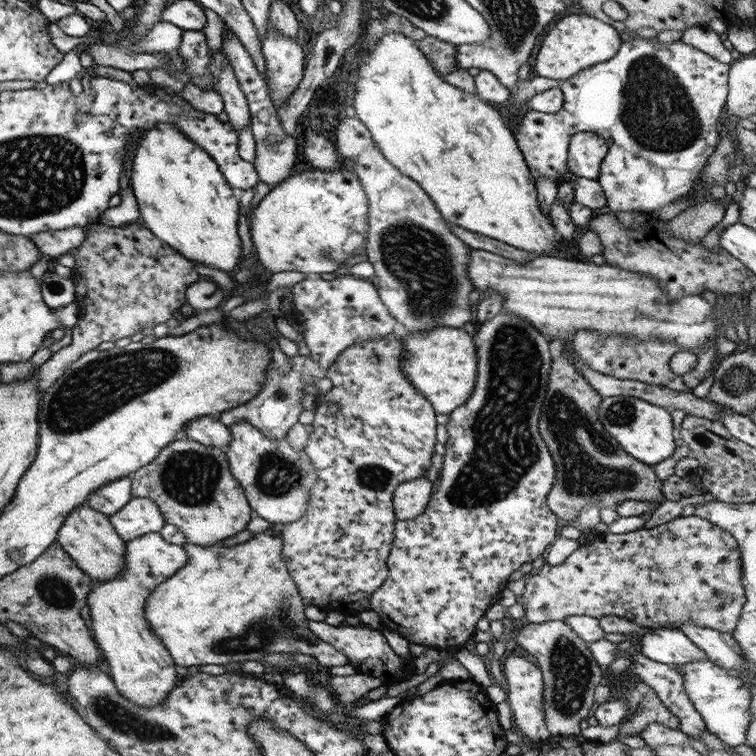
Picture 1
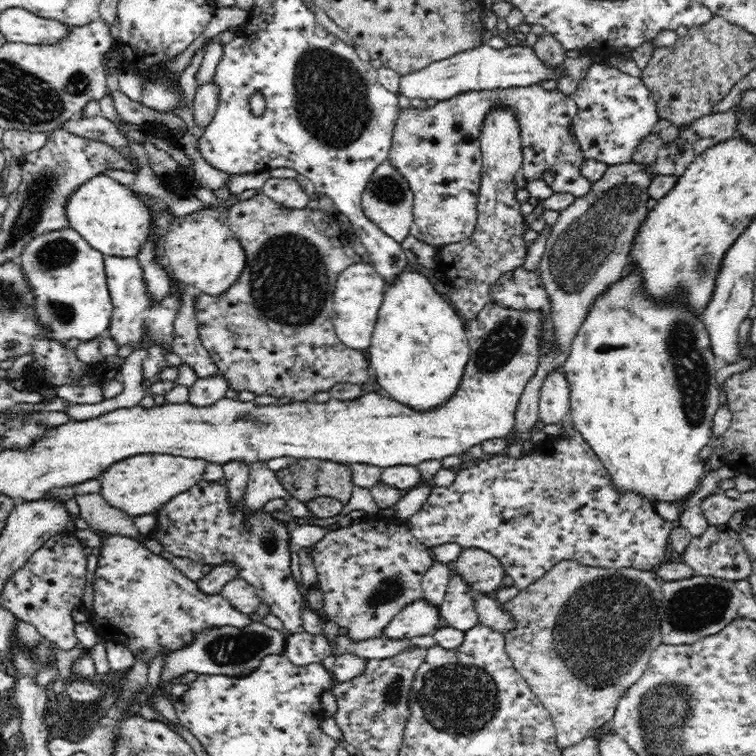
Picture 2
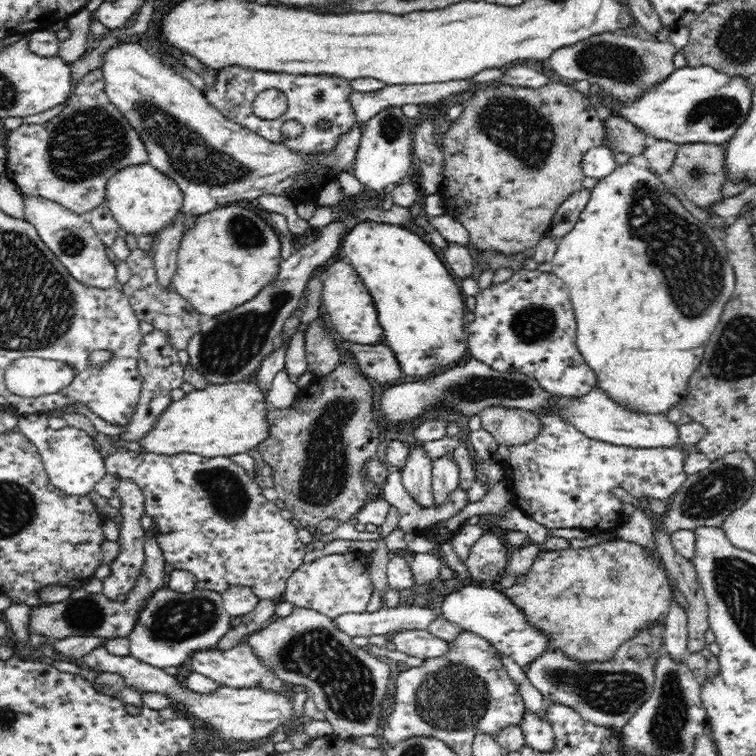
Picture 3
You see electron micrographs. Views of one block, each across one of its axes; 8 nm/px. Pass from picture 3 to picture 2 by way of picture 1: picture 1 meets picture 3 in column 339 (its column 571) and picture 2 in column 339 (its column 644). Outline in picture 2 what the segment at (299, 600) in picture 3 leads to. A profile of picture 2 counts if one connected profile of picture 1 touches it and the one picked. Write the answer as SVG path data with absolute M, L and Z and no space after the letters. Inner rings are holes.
M387 519L376 524L366 521L348 526L330 527L322 540L312 546L313 565L317 572L317 583L324 593L319 613L327 620L348 628L348 638L368 640L378 638L382 628L403 608L422 599L422 580L425 572L435 563L431 549L413 538L405 524L398 525Z

